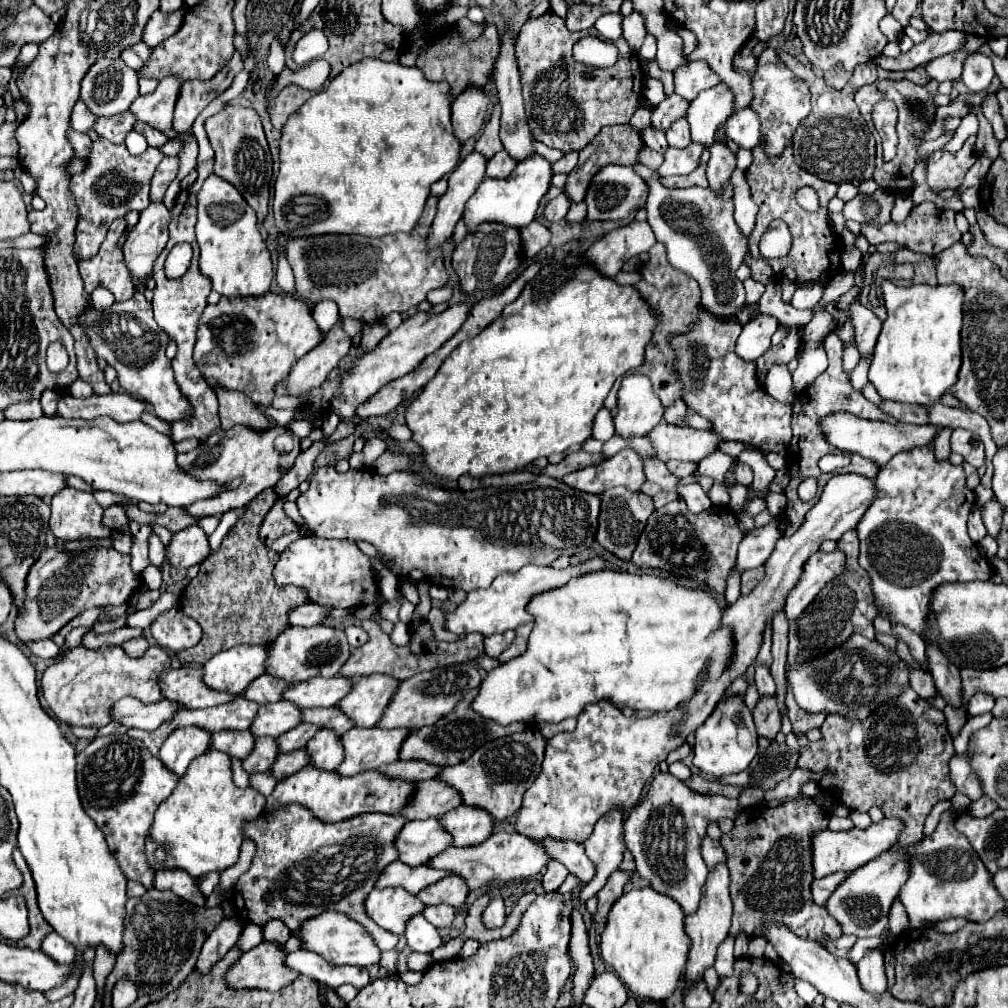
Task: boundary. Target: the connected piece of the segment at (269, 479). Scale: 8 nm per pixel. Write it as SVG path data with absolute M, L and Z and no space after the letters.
M234 425L230 431L218 431L210 435L206 441L202 441L194 451L180 453L176 457L178 467L196 479L210 479L220 485L230 483L232 479L242 479L242 483L236 489L228 489L226 493L214 495L210 499L202 499L198 503L192 503L190 507L184 507L184 511L196 519L208 517L208 515L224 515L230 509L248 505L258 493L262 493L268 487L274 487L282 475L288 473L288 469L294 465L294 459L300 453L300 439L290 433L288 427L272 427L264 433L252 431L242 425Z

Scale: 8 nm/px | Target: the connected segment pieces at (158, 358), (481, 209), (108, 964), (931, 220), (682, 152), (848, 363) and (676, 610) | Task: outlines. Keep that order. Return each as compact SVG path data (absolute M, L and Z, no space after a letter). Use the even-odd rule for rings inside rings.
M136 293L124 303L116 301L106 311L98 311L90 305L84 315L78 317L78 323L86 323L86 335L94 353L118 371L120 387L126 393L148 401L156 417L162 421L174 423L178 419L190 419L190 403L186 403L178 383L174 381L174 371L170 367L170 359L166 357L170 339L156 325L152 317L152 305L146 301L144 293Z
M530 155L530 159L516 165L510 177L506 179L484 179L478 185L478 191L468 199L468 211L464 213L464 223L468 233L476 233L482 223L500 223L506 227L522 229L534 221L540 199L546 195L552 179L552 163L542 155Z
M104 947L96 949L96 959L94 959L94 979L96 979L96 991L100 997L104 997L104 981L110 975L114 967L114 955L110 955Z
M924 201L918 207L914 207L910 211L910 215L902 221L902 223L888 223L886 227L862 227L862 235L872 243L872 245L880 245L886 241L894 241L900 247L936 257L940 251L952 247L954 243L958 243L962 239L960 231L954 225L954 211L940 211L932 201Z
M690 143L686 149L668 147L664 153L664 163L656 171L660 177L668 175L686 175L692 173L700 165L700 155L704 147L698 147L696 143Z
M852 341L852 343L848 343L846 349L844 349L844 367L846 367L848 373L856 367L858 359L860 359L860 351L858 351L858 347L856 347L856 341Z
M590 571L582 573L574 579L570 579L566 585L538 593L530 599L526 611L534 617L534 629L528 639L528 647L518 659L510 659L496 669L492 669L486 679L480 683L478 695L472 701L472 711L478 715L492 719L500 725L510 725L510 723L528 723L528 721L538 721L538 723L560 723L568 717L578 717L588 703L596 703L602 699L608 699L616 707L630 707L630 709L652 709L652 711L668 711L674 709L682 699L690 699L694 695L694 687L698 685L698 675L708 667L710 675L722 675L726 663L730 661L730 651L732 651L732 639L730 631L720 625L722 611L718 603L706 593L706 591L694 591L694 589L684 589L678 587L676 583L654 577L654 575L630 575L630 573L618 573L618 571Z

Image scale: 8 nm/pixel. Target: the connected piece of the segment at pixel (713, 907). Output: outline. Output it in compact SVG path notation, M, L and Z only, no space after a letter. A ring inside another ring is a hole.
M718 863L708 873L708 879L704 883L698 909L694 913L690 913L690 915L684 917L684 931L690 937L690 951L688 951L688 961L686 961L686 979L688 979L688 983L700 979L702 973L704 973L704 969L714 965L716 949L728 937L730 919L732 919L732 901L730 901L728 885L730 885L728 867L726 867L726 863Z

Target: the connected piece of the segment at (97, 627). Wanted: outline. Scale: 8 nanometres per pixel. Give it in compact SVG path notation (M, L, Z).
M123 615L119 617L115 621L97 621L92 626L92 629L96 633L107 633L114 631L118 628L122 628L126 625L126 619L128 618L128 615Z

